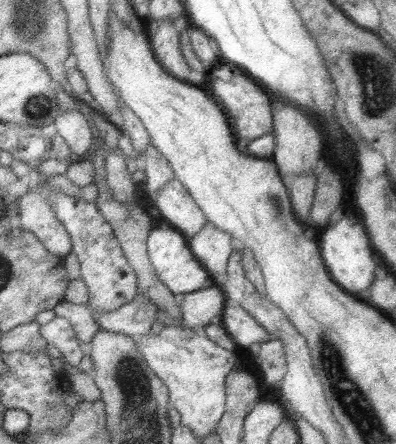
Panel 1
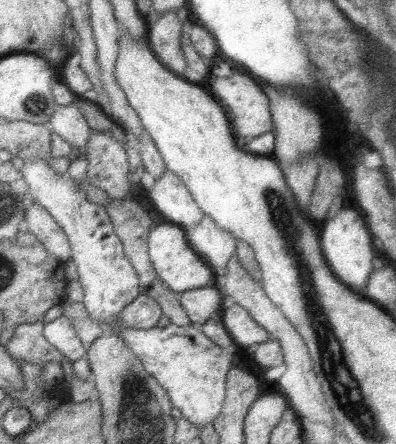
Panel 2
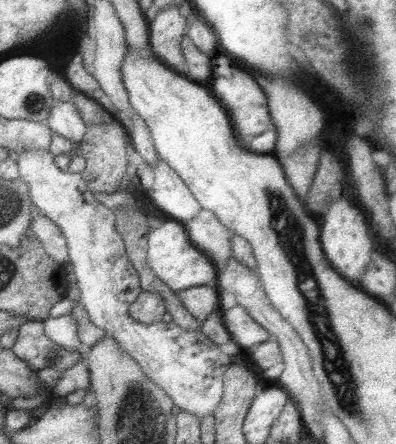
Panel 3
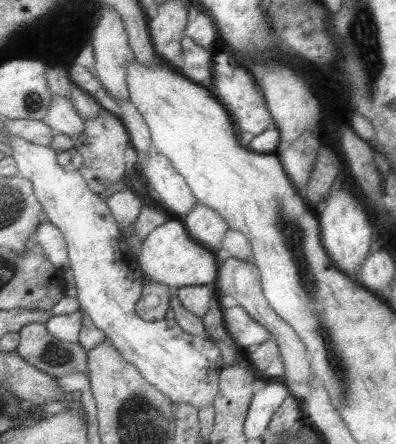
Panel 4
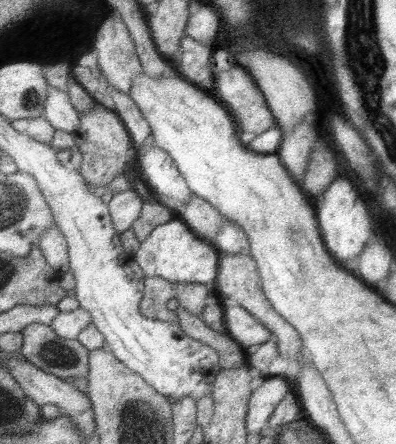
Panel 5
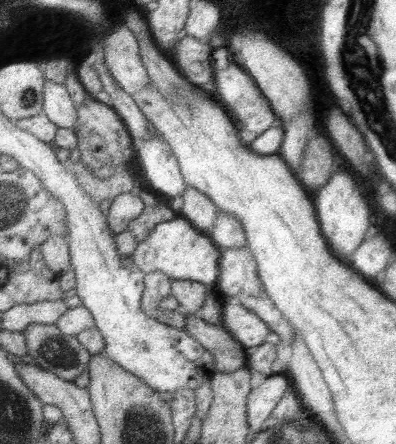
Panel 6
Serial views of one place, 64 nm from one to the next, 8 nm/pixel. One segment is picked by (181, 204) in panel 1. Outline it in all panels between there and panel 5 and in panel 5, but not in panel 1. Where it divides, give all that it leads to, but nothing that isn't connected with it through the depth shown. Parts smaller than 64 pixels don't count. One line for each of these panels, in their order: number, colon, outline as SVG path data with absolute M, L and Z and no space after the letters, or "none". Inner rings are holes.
2: M171 170L155 180L155 186L147 190L147 196L169 222L181 226L185 232L197 228L197 224L201 224L201 218L205 216L189 194L187 186Z
3: M159 160L155 166L151 166L151 172L155 174L155 182L151 190L147 190L147 196L163 214L179 224L187 224L201 212L197 198L177 176L177 172L165 164L165 160Z
4: M153 152L145 156L141 166L149 178L149 192L165 212L171 212L173 216L187 216L199 204L183 176L163 154Z
5: M147 144L139 150L139 164L149 188L171 208L183 208L189 202L193 192L177 170L173 158L155 144Z

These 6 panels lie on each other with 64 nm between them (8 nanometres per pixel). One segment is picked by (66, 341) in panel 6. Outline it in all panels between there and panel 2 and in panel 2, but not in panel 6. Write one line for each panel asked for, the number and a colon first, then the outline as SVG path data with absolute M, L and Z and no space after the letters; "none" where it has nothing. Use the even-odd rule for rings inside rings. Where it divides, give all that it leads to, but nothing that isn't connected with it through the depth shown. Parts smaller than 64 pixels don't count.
2: M33 322L33 324L19 324L15 330L11 330L9 340L3 342L1 346L5 348L7 354L15 360L27 360L33 364L47 364L47 362L59 362L61 364L61 352L51 346L45 336L43 336L43 322Z
3: M23 322L17 328L17 342L13 342L11 352L21 358L23 362L29 364L31 370L43 370L47 366L55 368L59 374L67 368L71 368L73 364L85 360L85 352L77 352L77 350L65 350L61 346L57 346L55 342L51 342L45 336L43 330L43 322Z
4: M31 322L19 330L19 344L13 352L53 378L69 372L87 374L87 350L79 342L57 340L39 322Z
5: M31 324L21 330L23 346L19 354L49 374L63 378L87 378L89 350L79 340L59 338L45 324Z

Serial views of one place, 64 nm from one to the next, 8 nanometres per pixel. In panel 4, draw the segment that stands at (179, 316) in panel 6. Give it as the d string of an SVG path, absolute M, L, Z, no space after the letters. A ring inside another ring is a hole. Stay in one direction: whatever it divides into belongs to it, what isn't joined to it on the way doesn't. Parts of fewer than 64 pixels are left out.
M149 280L149 282L151 284L143 286L141 298L135 304L135 312L145 322L153 322L153 320L161 322L169 308L169 298L171 298L173 290L167 284L155 284L153 280Z

